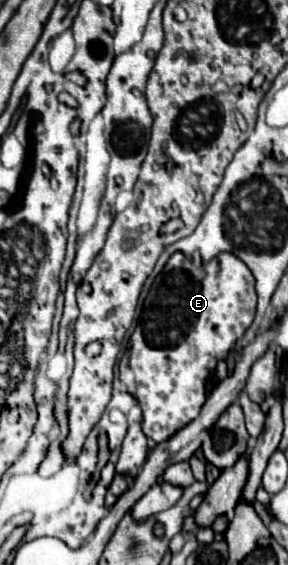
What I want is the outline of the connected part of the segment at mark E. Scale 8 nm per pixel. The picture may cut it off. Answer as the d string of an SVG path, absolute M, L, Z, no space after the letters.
M176 251L162 273L154 279L144 303L144 313L130 337L130 349L120 359L120 381L128 387L144 413L142 431L154 443L166 441L178 429L188 425L206 401L206 381L214 375L216 363L226 359L234 343L252 325L256 313L256 281L250 269L234 253L224 251L218 257L202 263L198 269L190 257Z

